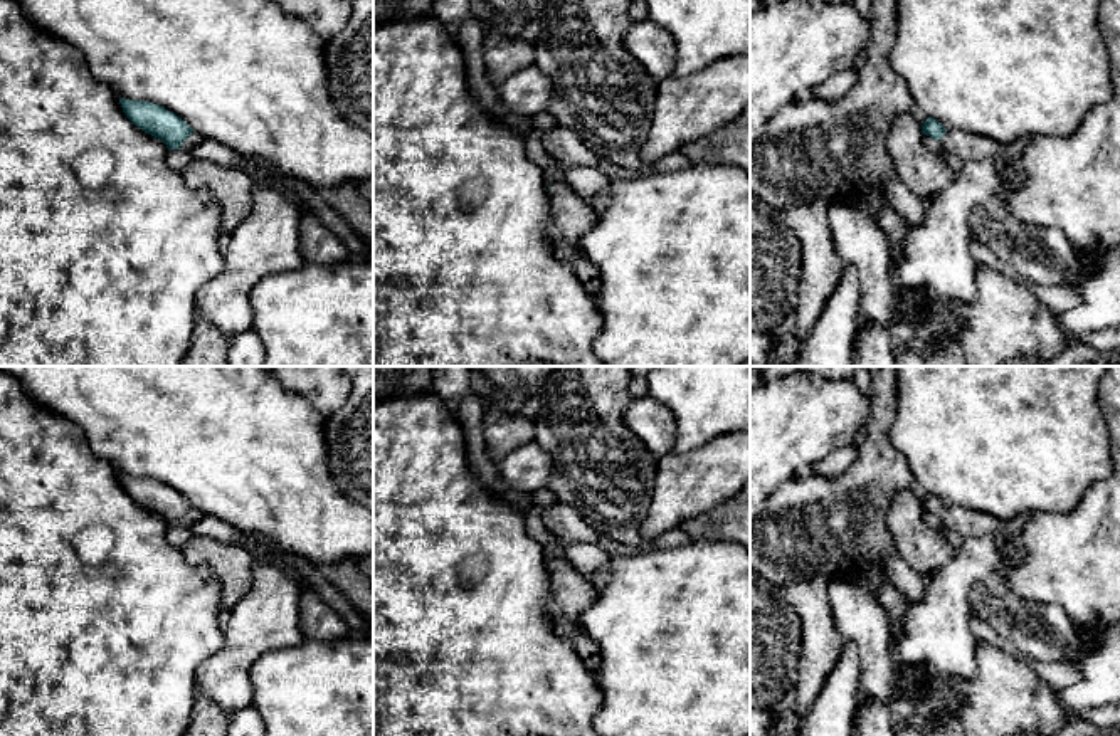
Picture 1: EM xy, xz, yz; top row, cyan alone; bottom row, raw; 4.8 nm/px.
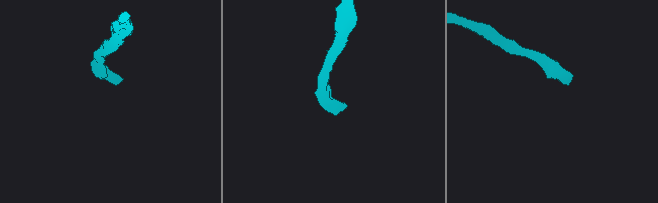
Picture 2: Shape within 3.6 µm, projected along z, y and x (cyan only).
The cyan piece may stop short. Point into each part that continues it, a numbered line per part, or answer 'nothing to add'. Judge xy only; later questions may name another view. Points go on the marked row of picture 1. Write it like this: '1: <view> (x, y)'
1: xy (194, 138)

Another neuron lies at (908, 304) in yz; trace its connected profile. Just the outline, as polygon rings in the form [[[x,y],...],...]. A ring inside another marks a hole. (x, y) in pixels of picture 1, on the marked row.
[[[898,292],[895,294],[895,314],[903,316],[906,319],[920,319],[928,314],[923,306],[923,292]]]

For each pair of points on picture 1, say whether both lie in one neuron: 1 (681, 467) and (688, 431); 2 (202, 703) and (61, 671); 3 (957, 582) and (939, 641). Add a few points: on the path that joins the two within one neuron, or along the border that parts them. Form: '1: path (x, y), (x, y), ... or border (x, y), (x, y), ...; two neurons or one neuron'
1: border (720, 436), (698, 447), (671, 452); two neurons
2: border (197, 691), (189, 718); two neurons
3: path (947, 597), (939, 625); one neuron

